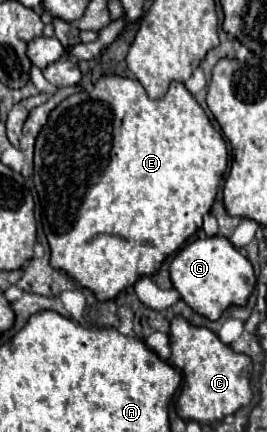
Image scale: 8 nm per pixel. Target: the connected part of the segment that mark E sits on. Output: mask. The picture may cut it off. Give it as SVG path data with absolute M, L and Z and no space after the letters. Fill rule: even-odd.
M102 75L96 83L94 89L88 91L78 91L70 97L66 97L52 113L48 115L48 121L44 129L40 131L40 137L36 139L36 153L34 153L34 187L40 197L40 207L42 207L42 229L46 233L46 239L50 243L50 265L54 269L66 271L72 275L82 287L94 291L96 299L108 301L114 299L120 291L126 287L134 285L140 277L144 275L154 275L162 261L172 253L178 251L202 225L202 219L206 213L210 213L210 207L216 199L218 187L224 179L228 167L228 149L222 139L222 135L214 129L210 123L208 115L204 109L198 105L198 101L192 97L192 93L184 87L180 81L172 81L168 93L162 99L148 99L144 87L140 81L130 79L130 77L120 77L120 75Z

